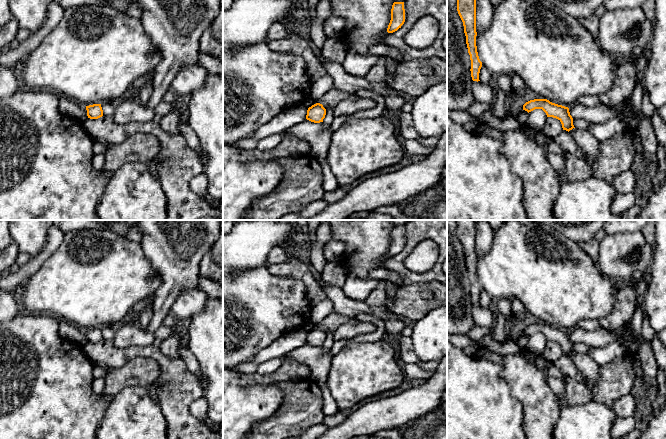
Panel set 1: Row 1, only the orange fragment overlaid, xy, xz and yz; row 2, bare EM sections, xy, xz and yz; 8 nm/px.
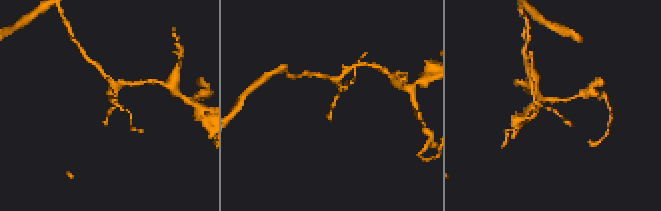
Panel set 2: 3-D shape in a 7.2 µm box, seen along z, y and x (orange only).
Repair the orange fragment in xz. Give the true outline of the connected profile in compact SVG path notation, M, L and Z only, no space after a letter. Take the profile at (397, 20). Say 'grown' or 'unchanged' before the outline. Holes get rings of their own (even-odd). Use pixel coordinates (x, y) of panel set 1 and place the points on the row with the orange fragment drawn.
unchanged | M394 2L391 9L391 20L387 28L388 33L397 31L405 22L404 2Z

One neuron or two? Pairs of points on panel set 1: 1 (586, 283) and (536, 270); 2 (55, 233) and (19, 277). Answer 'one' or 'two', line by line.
1: one
2: one

